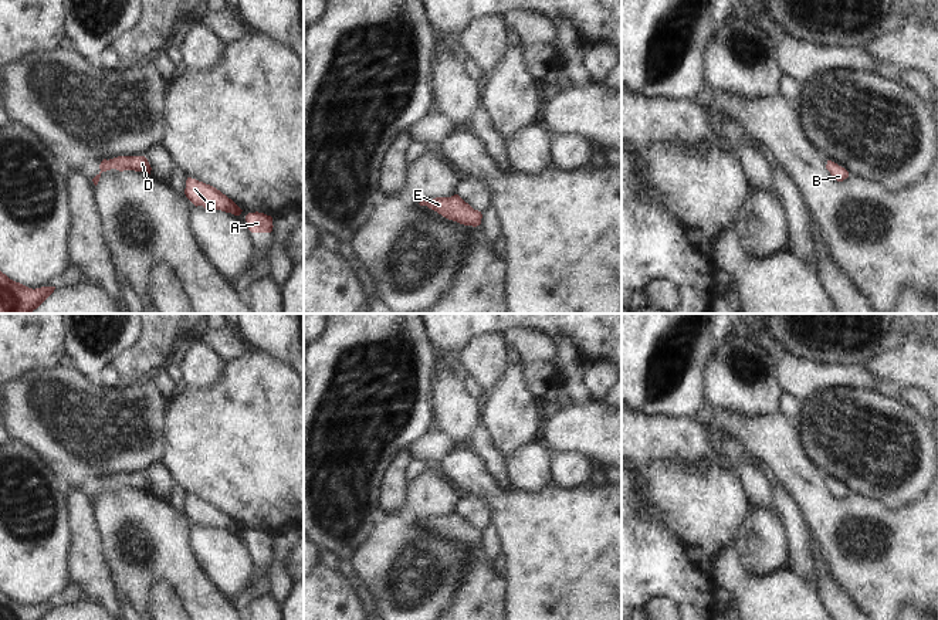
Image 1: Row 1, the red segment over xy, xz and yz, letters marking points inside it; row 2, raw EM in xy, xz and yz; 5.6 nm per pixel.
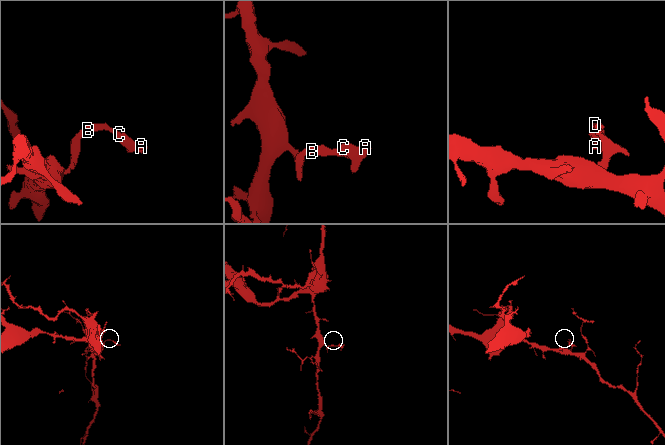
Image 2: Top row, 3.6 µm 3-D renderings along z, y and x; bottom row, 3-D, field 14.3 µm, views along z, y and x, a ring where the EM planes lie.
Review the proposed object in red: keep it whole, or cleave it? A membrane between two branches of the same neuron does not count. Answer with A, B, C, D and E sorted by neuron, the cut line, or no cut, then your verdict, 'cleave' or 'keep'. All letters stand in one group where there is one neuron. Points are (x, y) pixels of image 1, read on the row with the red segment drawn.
groups A B C D E; cut none; keep

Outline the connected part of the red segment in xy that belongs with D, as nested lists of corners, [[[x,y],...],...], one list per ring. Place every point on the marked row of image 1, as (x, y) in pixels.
[[[118,156],[114,159],[104,159],[99,165],[101,172],[92,179],[94,184],[96,186],[102,172],[116,169],[119,172],[123,170],[135,170],[143,172],[150,175],[150,165],[145,156]]]

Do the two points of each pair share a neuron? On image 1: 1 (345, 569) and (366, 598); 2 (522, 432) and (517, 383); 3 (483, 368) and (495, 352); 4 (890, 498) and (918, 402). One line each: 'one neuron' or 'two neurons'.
1: one neuron
2: one neuron
3: one neuron
4: two neurons

